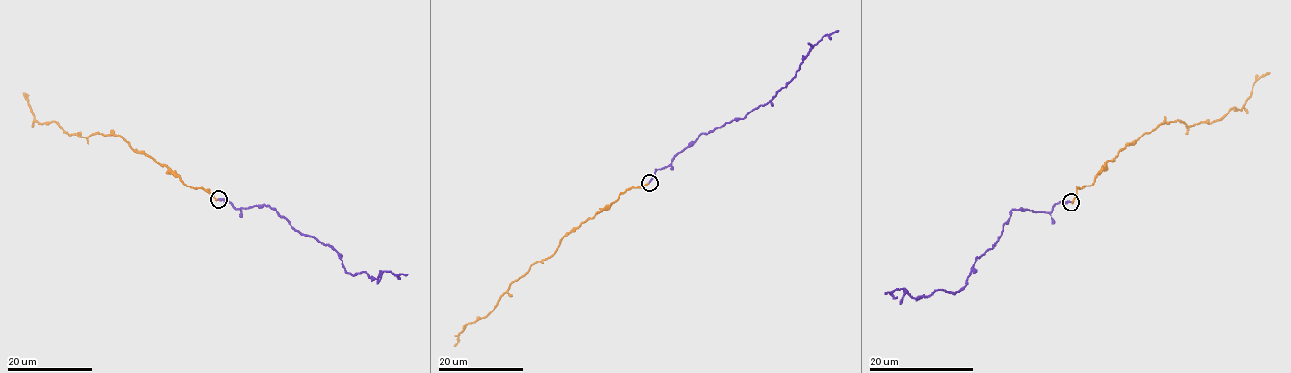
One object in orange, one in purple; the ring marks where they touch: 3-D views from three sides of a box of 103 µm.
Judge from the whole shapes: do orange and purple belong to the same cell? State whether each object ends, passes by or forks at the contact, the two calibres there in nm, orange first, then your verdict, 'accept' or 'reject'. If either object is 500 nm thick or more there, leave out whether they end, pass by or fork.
orange ends | purple ends | 240/200 nm | reject

